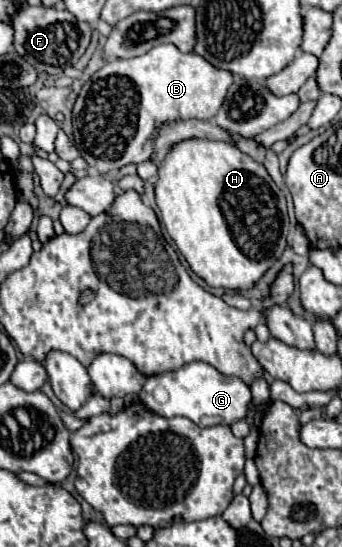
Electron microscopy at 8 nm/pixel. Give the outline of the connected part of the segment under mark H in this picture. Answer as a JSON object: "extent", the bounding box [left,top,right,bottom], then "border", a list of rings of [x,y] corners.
{"extent":[155,142,289,290],"border":[[[179,142],[159,168],[155,198],[169,236],[175,240],[191,270],[211,288],[251,290],[287,248],[289,216],[283,192],[275,186],[263,164],[253,162],[247,154],[227,142]]]}

